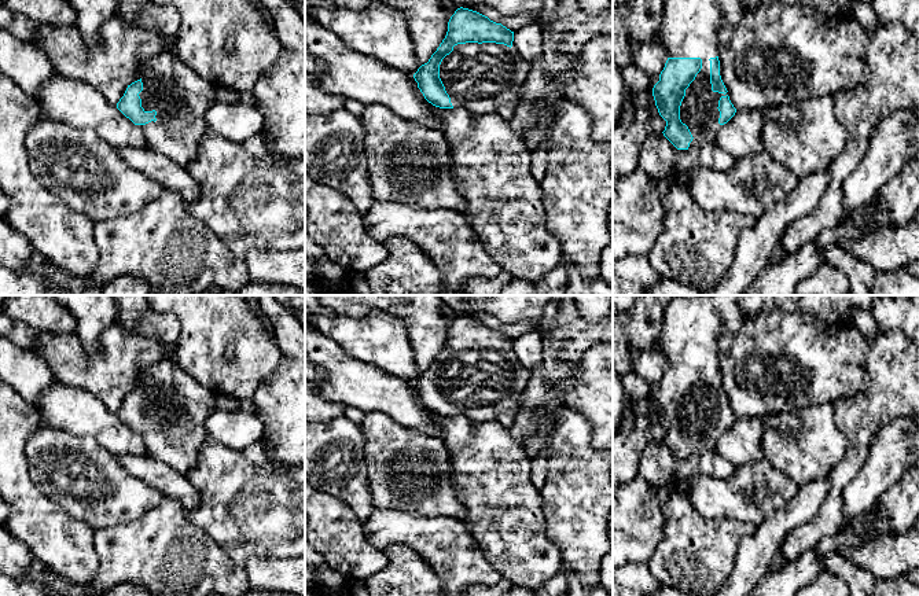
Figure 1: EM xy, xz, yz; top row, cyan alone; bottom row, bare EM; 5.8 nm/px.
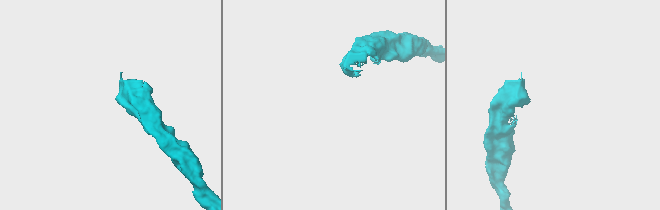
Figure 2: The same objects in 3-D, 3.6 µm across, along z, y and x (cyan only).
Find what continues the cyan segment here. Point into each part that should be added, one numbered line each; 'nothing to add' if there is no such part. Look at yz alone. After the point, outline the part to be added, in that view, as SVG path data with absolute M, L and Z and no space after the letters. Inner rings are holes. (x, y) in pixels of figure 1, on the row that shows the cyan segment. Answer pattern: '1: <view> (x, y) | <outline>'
1: yz (690, 28) | M668 0L659 25L659 38L668 58L701 58L702 69L685 89L680 119L692 135L690 147L716 141L723 125L718 124L718 100L728 92L712 91L710 58L718 55L718 30L736 25L743 16L740 0Z

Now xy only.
1: xy (182, 98) | M176 51L150 60L141 70L141 82L141 107L157 111L155 122L137 125L147 147L187 169L209 130L205 114L217 102L216 87L180 60Z

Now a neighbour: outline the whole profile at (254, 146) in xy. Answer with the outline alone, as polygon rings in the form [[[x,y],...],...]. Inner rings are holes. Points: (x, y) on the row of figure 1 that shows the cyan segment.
[[[261,133],[245,140],[243,147],[247,151],[247,154],[250,154],[254,158],[264,158],[266,154],[269,154]]]

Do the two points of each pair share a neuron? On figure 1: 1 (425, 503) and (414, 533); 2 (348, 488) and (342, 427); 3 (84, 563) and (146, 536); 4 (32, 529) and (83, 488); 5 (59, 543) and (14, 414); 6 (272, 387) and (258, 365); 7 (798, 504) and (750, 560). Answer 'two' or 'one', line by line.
1: two
2: one
3: two
4: two
5: one
6: two
7: one

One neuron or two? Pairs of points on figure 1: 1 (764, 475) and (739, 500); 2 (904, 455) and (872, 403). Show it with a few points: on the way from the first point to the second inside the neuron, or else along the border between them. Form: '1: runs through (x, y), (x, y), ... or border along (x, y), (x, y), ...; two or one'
1: runs through (757, 482), (746, 493); one
2: border along (904, 415), (893, 418), (878, 431), (868, 452); two

